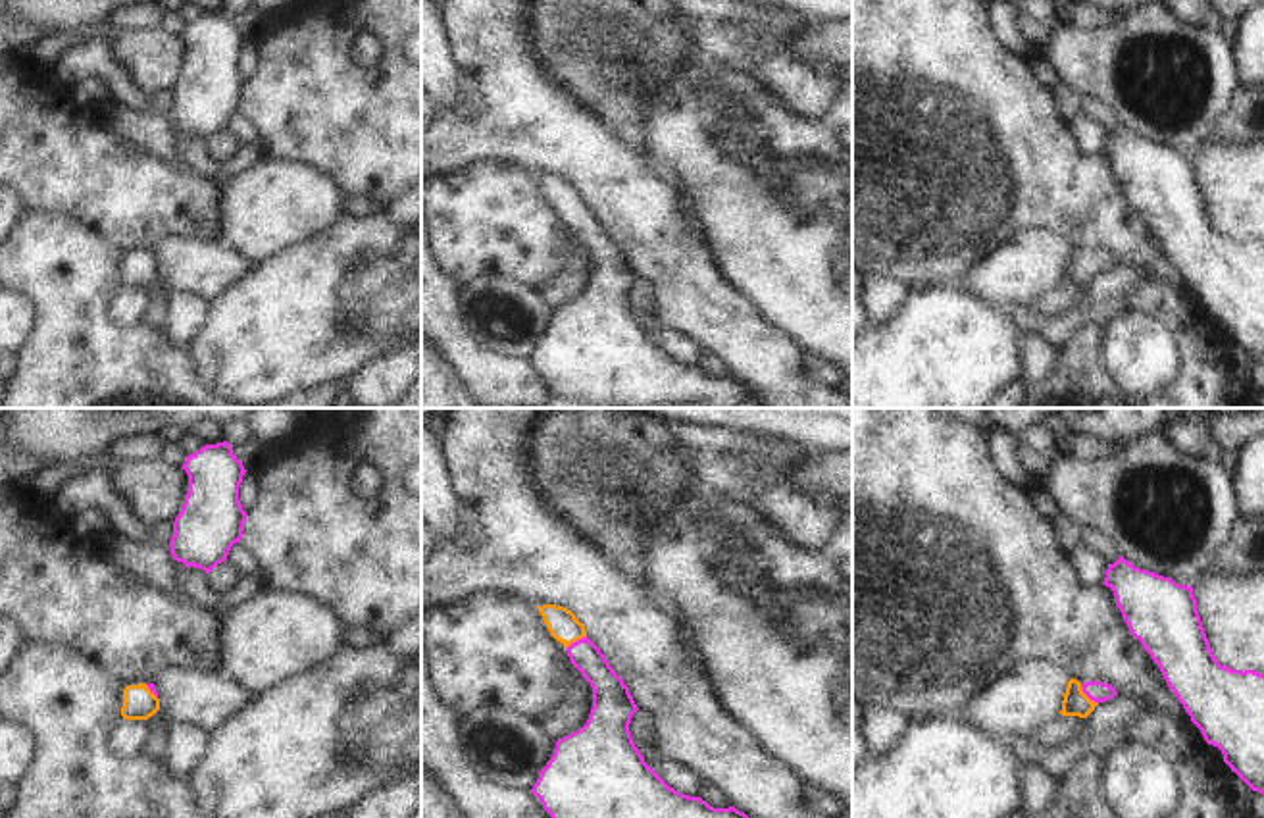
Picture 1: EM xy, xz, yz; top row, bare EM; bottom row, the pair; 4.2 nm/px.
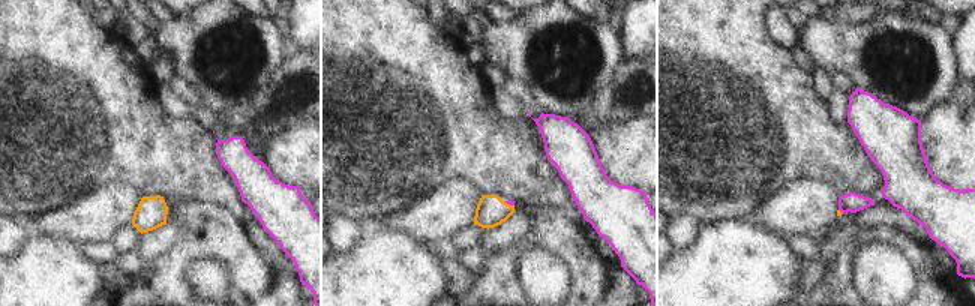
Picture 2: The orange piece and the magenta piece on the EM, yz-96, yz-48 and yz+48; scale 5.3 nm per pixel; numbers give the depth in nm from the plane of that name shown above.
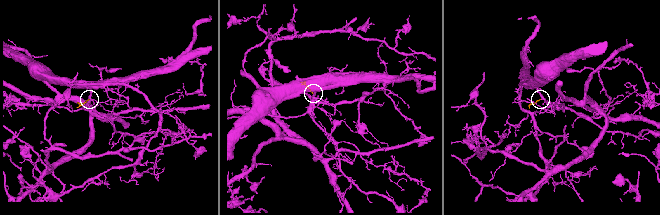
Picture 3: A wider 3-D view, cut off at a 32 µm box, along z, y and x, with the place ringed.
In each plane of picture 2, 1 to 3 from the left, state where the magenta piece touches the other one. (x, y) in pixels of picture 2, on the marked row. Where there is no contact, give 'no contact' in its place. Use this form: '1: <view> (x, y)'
1: no contact
2: yz-48 (509, 204)
3: yz+48 (840, 212)

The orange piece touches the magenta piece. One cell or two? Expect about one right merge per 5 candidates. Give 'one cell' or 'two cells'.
one cell

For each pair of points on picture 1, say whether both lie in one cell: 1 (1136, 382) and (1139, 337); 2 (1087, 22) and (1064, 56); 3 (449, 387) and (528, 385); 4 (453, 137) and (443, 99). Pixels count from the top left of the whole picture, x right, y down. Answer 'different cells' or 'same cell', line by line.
1: same cell
2: different cells
3: different cells
4: different cells

